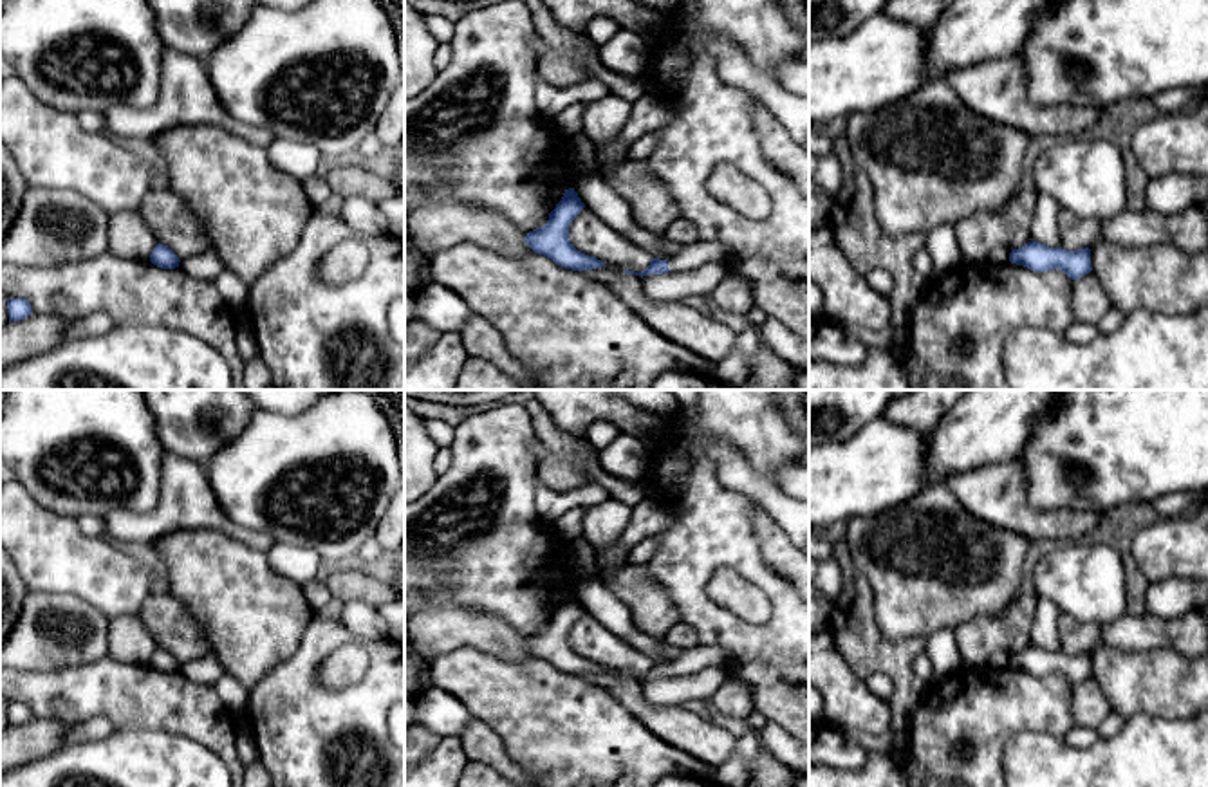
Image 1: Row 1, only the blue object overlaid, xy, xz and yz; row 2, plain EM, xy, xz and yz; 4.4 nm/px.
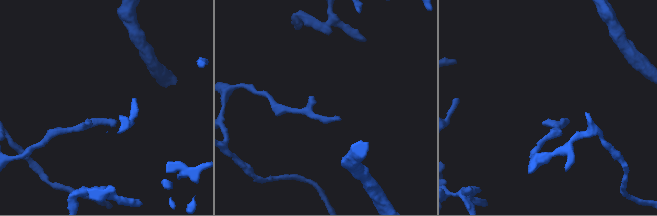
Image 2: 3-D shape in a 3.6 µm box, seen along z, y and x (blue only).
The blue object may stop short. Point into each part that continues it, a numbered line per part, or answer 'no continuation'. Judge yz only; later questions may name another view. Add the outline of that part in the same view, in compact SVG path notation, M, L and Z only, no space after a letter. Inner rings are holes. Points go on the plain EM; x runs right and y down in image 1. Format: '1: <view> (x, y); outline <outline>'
no continuation

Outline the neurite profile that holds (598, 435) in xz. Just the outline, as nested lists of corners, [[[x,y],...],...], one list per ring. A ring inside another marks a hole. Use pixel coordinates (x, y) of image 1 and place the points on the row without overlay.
[[[596,422],[587,430],[587,442],[599,453],[605,449],[618,435],[619,428],[612,422]]]

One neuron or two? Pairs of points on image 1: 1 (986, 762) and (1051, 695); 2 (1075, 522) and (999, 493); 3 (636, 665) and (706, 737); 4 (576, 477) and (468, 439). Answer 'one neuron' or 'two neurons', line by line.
1: one neuron
2: one neuron
3: two neurons
4: two neurons

